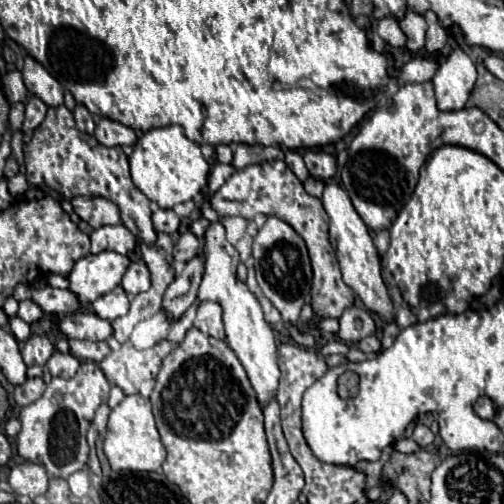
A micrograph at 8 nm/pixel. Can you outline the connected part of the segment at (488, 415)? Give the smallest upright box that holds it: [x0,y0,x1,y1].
[475,396,495,420]

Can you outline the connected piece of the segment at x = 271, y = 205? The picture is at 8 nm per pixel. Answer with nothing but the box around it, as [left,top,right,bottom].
[211,160,355,318]

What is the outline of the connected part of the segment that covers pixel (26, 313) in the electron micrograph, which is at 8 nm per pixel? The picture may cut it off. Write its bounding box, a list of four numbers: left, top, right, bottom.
[17,300,43,324]

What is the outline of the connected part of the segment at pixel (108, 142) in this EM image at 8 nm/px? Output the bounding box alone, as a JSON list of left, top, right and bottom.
[95,118,137,146]

